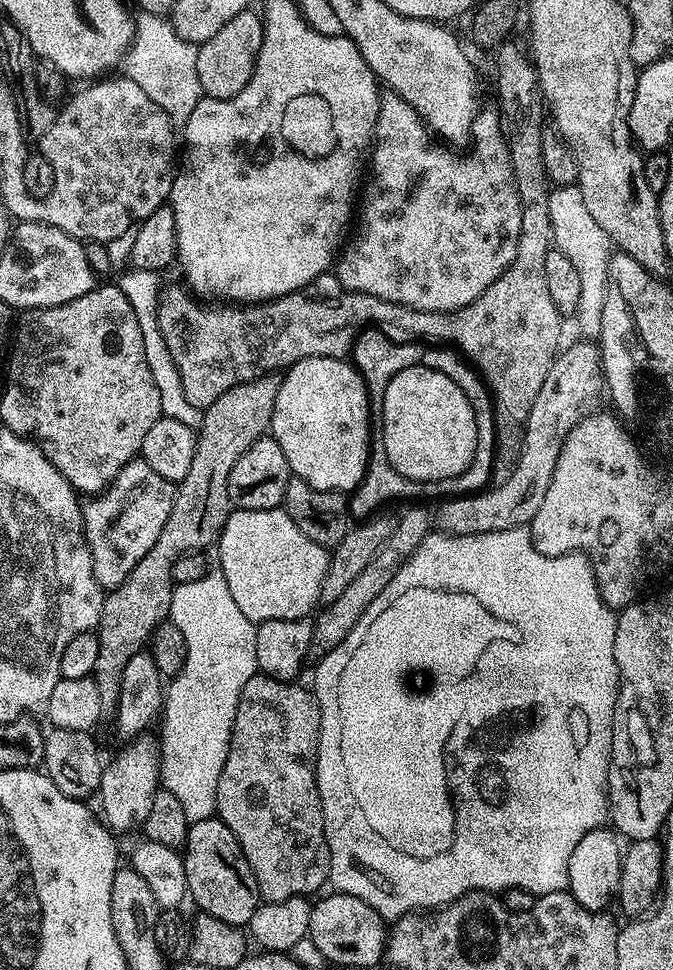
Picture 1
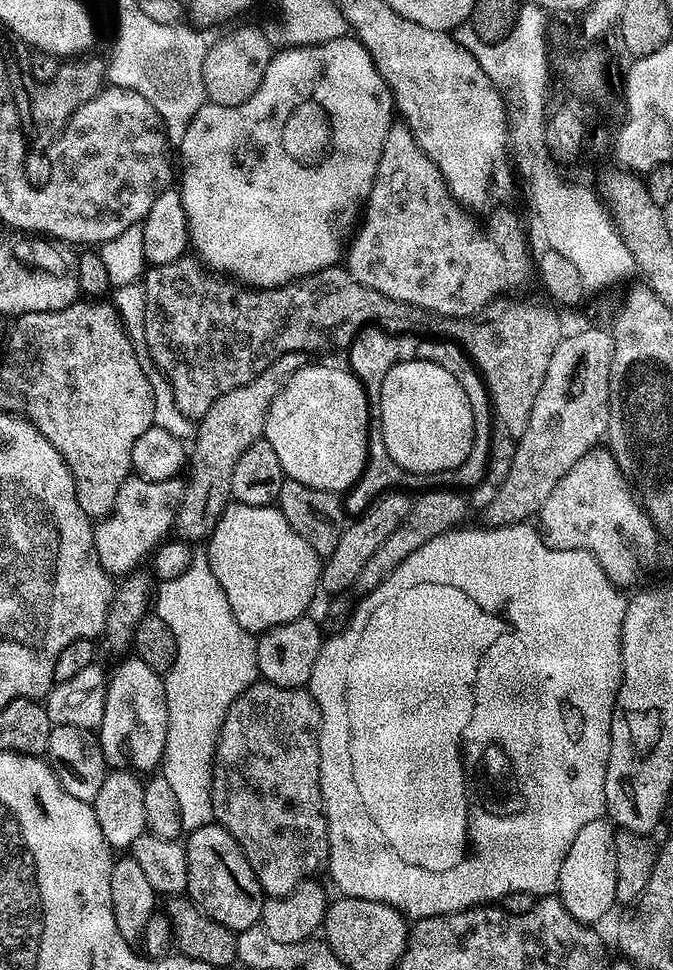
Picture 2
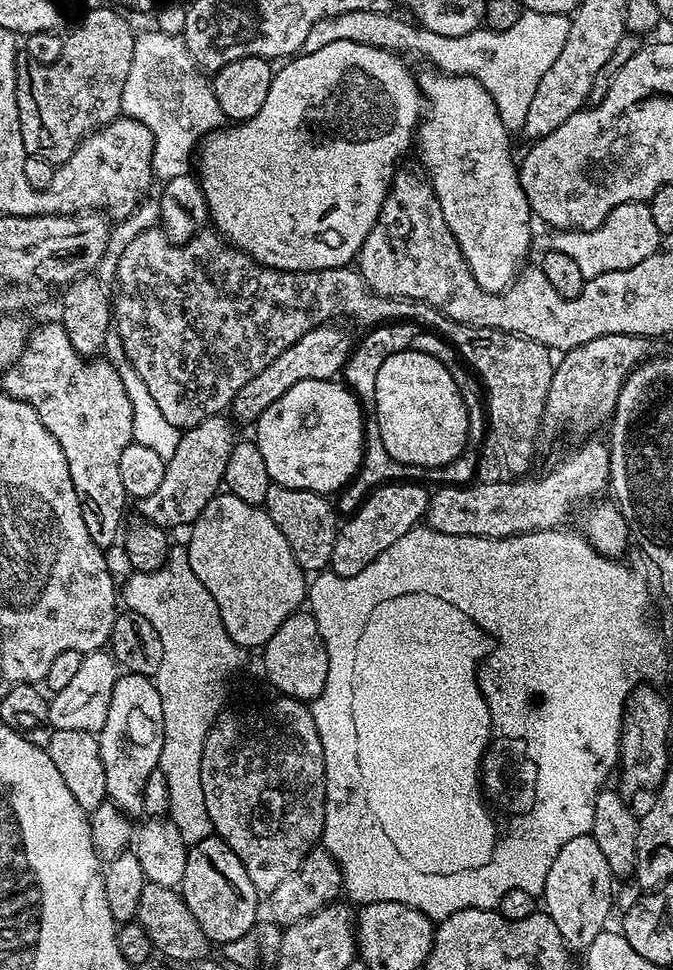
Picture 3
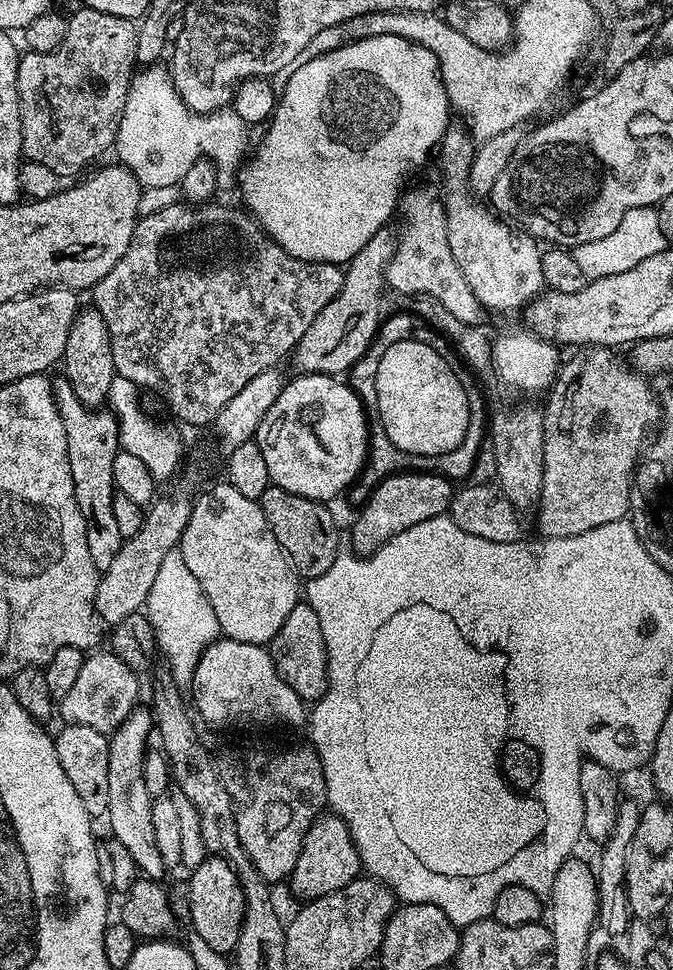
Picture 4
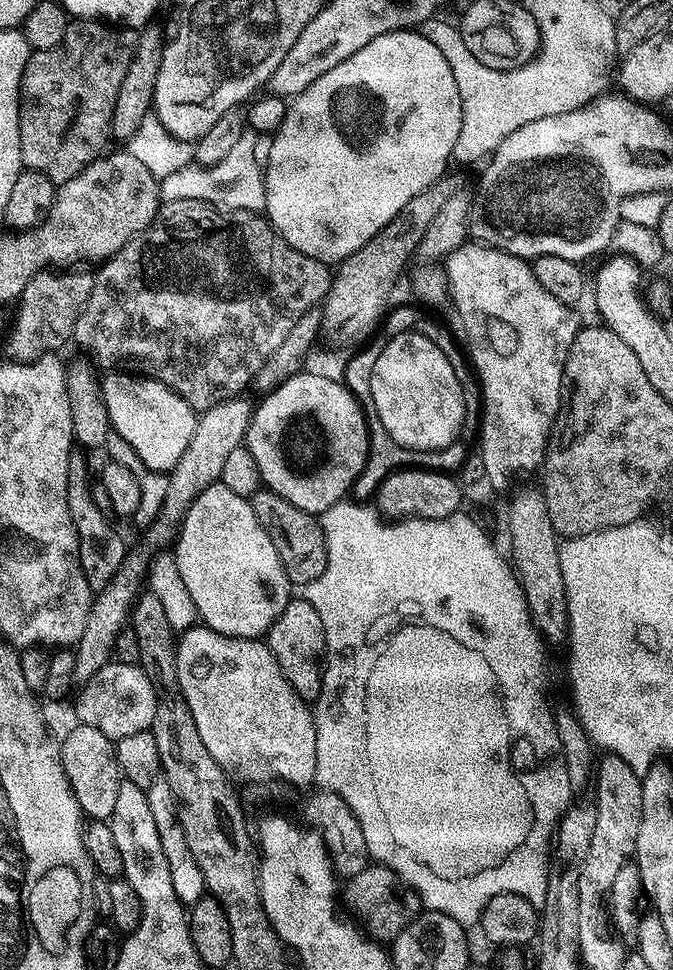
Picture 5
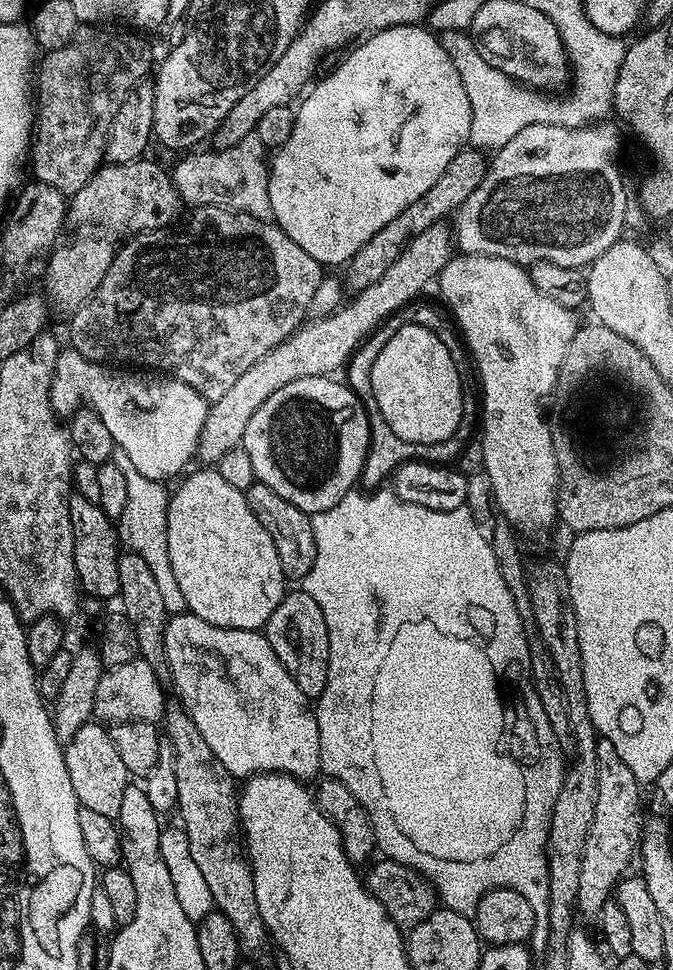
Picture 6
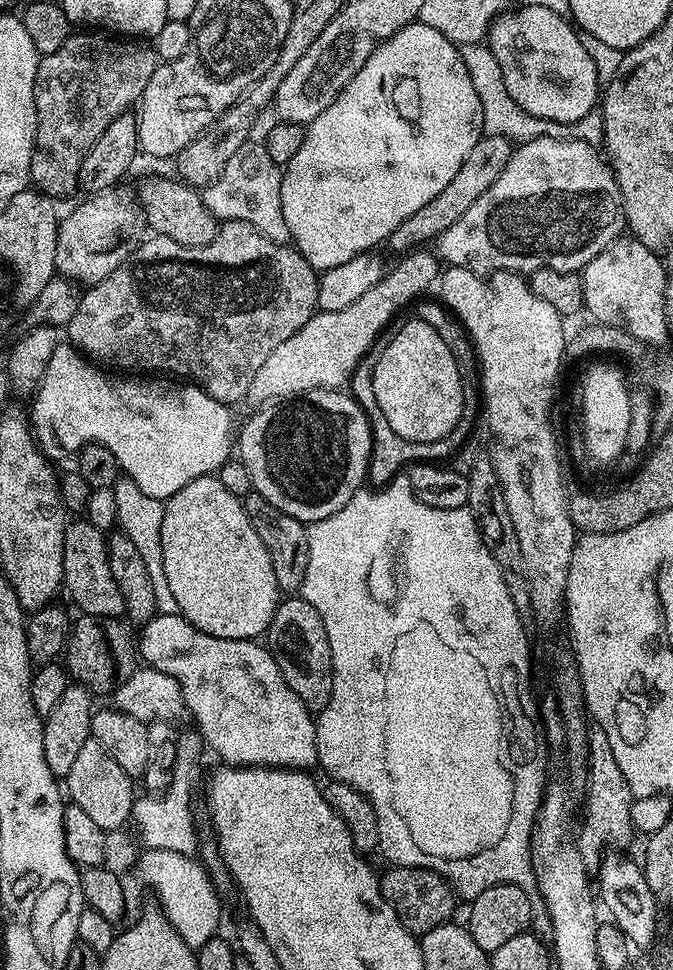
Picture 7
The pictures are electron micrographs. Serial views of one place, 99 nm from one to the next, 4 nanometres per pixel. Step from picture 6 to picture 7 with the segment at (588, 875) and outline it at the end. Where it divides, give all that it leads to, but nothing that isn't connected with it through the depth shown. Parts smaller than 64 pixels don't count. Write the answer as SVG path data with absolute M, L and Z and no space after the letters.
M598 726L593 727L588 734L588 782L584 798L584 829L578 832L578 843L586 870L596 874L600 871L600 862L606 853L623 849L623 844L634 836L630 818L634 797L630 786L626 786L622 766L618 766L616 748L610 746L610 738L606 738Z

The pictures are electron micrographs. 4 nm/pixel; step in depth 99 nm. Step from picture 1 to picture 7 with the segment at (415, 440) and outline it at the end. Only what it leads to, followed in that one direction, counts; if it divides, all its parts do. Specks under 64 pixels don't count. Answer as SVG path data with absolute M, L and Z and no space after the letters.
M411 318L389 340L386 340L382 354L376 359L372 375L374 398L378 398L378 406L382 414L386 414L386 422L394 426L394 434L402 434L410 442L434 442L438 438L446 438L454 426L458 426L462 414L462 378L460 366L456 362L453 345L441 338L434 326L426 326L419 318Z

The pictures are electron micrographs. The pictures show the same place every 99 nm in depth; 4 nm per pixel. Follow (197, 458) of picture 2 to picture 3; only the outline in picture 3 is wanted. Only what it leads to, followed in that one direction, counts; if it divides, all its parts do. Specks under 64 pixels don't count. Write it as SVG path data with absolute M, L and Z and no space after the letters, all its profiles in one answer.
M329 322L321 328L310 329L302 334L298 342L294 342L294 346L282 350L282 354L278 354L278 358L274 358L274 362L270 362L266 370L254 374L254 378L250 378L250 382L246 382L246 386L242 386L242 390L238 390L233 398L230 405L231 419L236 422L255 422L266 410L266 406L278 402L278 398L282 398L282 394L286 394L290 386L307 380L331 380L339 377L353 350L354 336L338 325L339 323Z

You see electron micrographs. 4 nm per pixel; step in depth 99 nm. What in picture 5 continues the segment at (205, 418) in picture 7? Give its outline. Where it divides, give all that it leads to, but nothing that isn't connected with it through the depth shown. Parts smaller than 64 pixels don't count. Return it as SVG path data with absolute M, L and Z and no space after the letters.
M112 370L109 373L108 377L106 375L103 377L102 387L104 401L115 433L131 445L142 458L146 468L161 474L171 472L178 458L182 458L186 446L190 446L190 437L194 434L194 426L198 419L197 409L191 408L173 388L167 388L160 380L139 374L129 374L123 370Z

